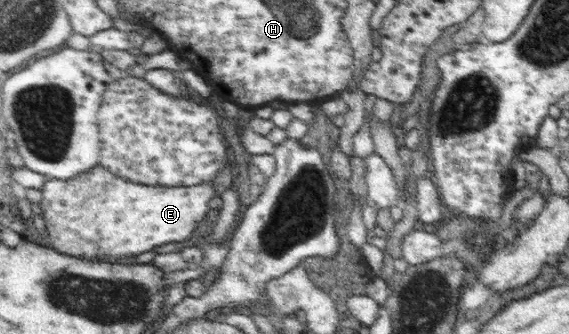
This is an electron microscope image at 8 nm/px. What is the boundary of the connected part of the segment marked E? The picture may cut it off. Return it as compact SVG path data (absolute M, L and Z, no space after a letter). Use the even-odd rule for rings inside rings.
M100 164L87 172L73 176L71 180L47 178L42 188L41 209L46 234L41 234L42 244L69 256L77 256L91 261L104 261L107 258L123 260L125 257L139 256L169 242L190 239L202 226L201 222L209 210L208 202L217 196L212 182L201 182L193 186L167 187L135 184L115 176Z

